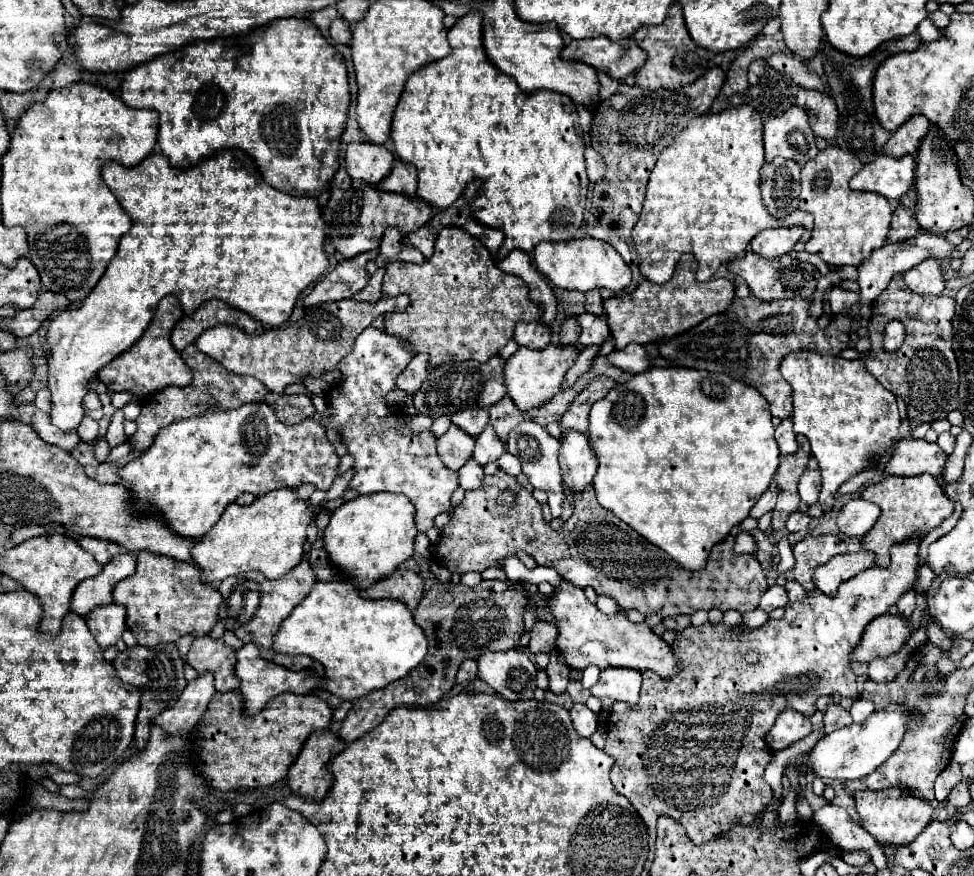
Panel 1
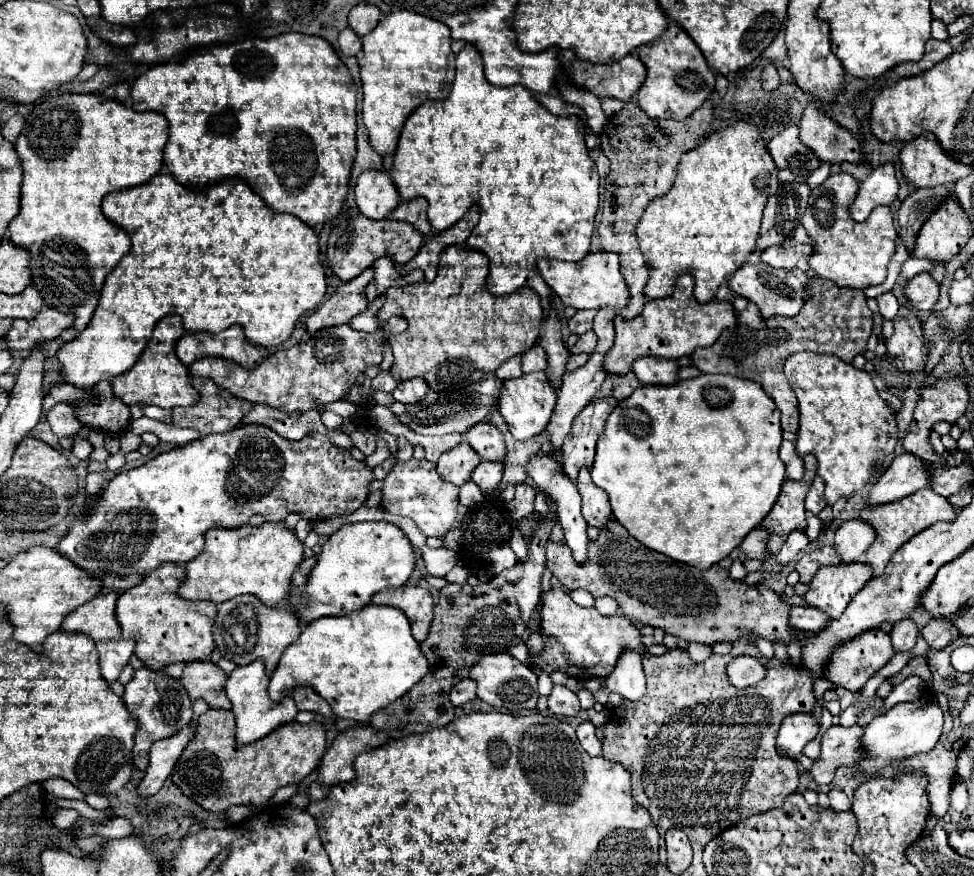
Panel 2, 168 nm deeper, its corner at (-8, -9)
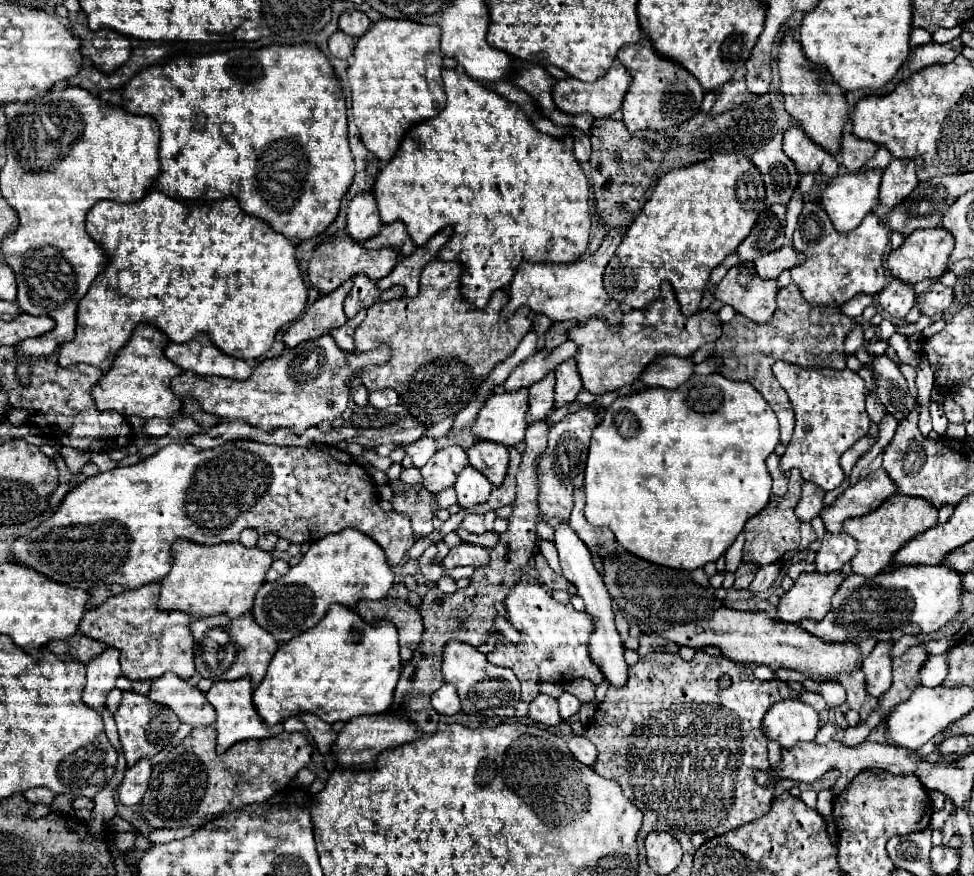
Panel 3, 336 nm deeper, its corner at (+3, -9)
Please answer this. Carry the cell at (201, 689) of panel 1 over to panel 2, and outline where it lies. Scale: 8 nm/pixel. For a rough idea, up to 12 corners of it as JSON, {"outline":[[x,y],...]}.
{"outline":[[194,730],[152,744],[150,764],[138,786],[150,798],[170,776]]}

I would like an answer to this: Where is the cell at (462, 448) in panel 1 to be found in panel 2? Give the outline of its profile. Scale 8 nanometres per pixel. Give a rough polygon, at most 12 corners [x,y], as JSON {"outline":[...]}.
{"outline":[[468,442],[444,452],[436,462],[442,480],[462,486],[480,456]]}

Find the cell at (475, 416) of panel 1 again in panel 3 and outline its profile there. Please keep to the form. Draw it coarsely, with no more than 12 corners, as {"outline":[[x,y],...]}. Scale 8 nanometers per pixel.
{"outline":[[477,440],[467,448],[473,468],[495,486],[505,478],[509,454],[503,444]]}

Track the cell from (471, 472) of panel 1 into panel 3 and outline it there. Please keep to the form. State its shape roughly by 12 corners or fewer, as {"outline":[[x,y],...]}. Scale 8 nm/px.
{"outline":[[455,488],[437,494],[439,506],[449,508],[457,504]]}

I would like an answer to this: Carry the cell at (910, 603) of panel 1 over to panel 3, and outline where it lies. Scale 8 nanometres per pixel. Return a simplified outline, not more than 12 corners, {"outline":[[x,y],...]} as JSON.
{"outline":[[893,640],[877,642],[863,660],[867,692],[891,686]]}

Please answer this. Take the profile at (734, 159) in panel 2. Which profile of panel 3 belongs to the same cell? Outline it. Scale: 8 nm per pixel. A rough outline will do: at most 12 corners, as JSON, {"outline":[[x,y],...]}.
{"outline":[[741,152],[669,170],[619,244],[607,294],[669,280],[695,314],[765,210]]}

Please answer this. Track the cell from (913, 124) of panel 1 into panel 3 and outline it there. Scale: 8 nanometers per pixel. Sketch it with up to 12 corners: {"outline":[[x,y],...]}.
{"outline":[[893,158],[879,200],[893,208],[919,184],[913,160]]}

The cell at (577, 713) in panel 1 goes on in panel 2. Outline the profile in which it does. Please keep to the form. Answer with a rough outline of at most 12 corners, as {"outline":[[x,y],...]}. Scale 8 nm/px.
{"outline":[[590,722],[576,728],[582,748],[590,756],[602,754],[602,742]]}

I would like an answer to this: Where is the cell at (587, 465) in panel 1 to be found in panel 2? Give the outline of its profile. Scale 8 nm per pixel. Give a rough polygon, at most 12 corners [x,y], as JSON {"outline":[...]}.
{"outline":[[588,468],[576,486],[582,516],[602,530],[612,518],[608,496],[592,484]]}

